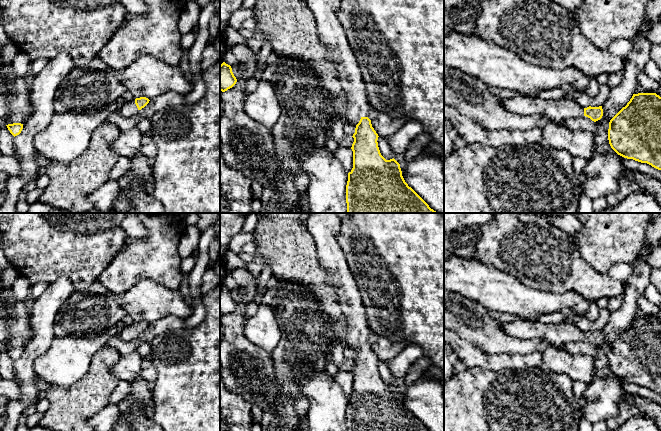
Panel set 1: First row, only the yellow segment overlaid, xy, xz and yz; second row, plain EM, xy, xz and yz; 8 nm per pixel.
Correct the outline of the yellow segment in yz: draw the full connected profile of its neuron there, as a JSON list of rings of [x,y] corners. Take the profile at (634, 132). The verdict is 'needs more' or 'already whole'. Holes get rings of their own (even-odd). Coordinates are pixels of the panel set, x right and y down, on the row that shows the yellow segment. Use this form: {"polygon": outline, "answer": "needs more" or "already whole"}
{"polygon": [[[656,93],[633,94],[627,105],[610,120],[608,140],[618,155],[661,170],[661,97]]], "answer": "already whole"}

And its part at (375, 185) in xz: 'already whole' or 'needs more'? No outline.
needs more

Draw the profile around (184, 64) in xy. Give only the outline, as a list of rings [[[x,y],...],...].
[[[184,51],[182,53],[182,58],[181,58],[179,67],[181,68],[183,74],[189,80],[189,82],[194,85],[194,81],[195,80],[194,80],[194,77],[192,76],[191,70],[190,70],[189,53],[188,53],[188,51]]]

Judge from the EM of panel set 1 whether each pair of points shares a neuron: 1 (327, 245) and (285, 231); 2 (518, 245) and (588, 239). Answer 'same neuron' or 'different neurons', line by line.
1: different neurons
2: different neurons

